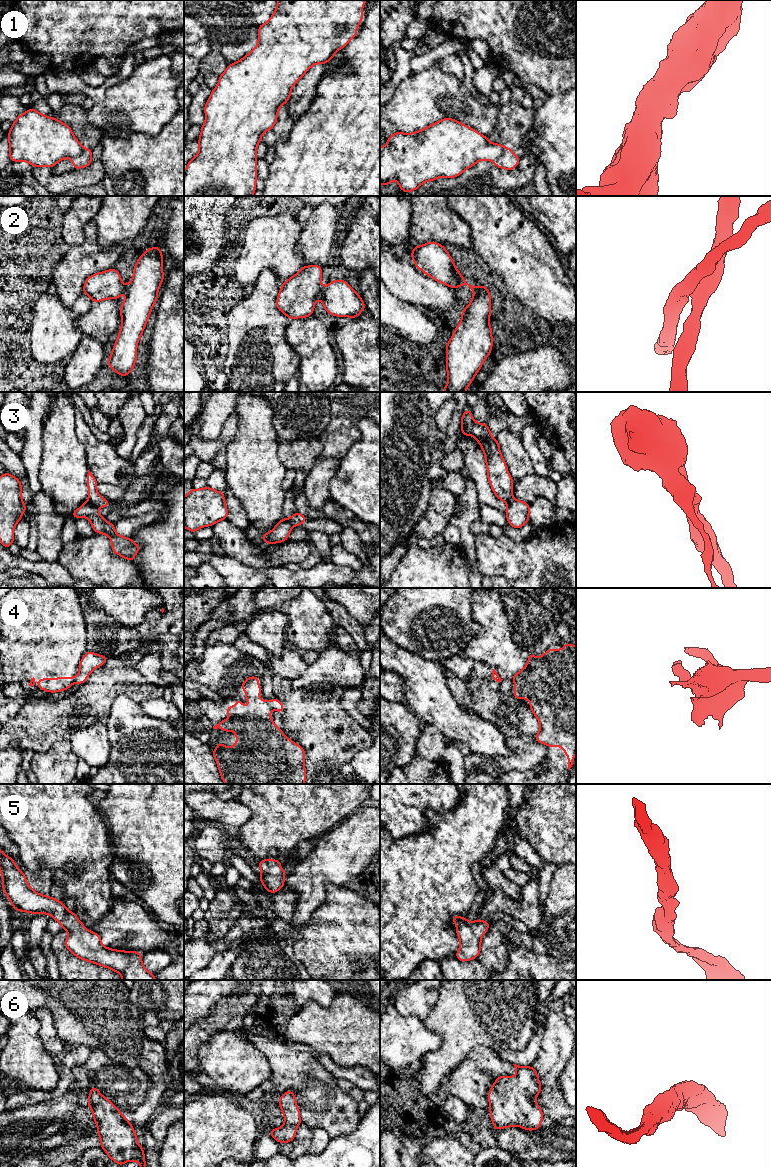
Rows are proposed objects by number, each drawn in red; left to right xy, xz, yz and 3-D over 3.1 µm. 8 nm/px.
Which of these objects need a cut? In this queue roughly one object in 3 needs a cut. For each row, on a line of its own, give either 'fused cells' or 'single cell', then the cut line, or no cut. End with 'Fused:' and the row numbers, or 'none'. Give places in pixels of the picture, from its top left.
1: fused cells; cut xy (82, 146), (82, 151), (71, 158)
2: fused cells; cut xz (323, 287), (318, 298)
3: fused cells; cut xy (88, 500), (96, 507)
4: fused cells; cut xz (269, 703), (273, 708)
5: single cell; cut none
6: single cell; cut none
Fused: 1, 2, 3, 4

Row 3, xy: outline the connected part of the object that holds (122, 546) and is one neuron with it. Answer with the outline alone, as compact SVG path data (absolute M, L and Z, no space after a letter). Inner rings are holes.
M86 501L71 516L75 519L80 517L87 518L95 533L104 534L111 539L112 551L115 554L134 563L134 557L138 553L141 545L135 544L131 537L126 538L117 534L115 532L115 524L108 523L92 503Z

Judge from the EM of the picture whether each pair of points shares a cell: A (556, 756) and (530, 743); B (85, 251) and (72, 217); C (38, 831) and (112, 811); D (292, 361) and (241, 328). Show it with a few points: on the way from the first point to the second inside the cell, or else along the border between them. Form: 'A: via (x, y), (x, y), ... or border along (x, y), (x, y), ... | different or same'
A: border along (548, 747), (546, 755), (540, 762) | different
B: border along (91, 220), (84, 227), (83, 241), (69, 246) | different
C: border along (96, 806), (103, 819) | different
D: via (279, 361), (254, 337) | same

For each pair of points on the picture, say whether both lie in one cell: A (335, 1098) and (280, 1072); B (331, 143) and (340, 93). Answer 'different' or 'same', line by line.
A: same
B: same

